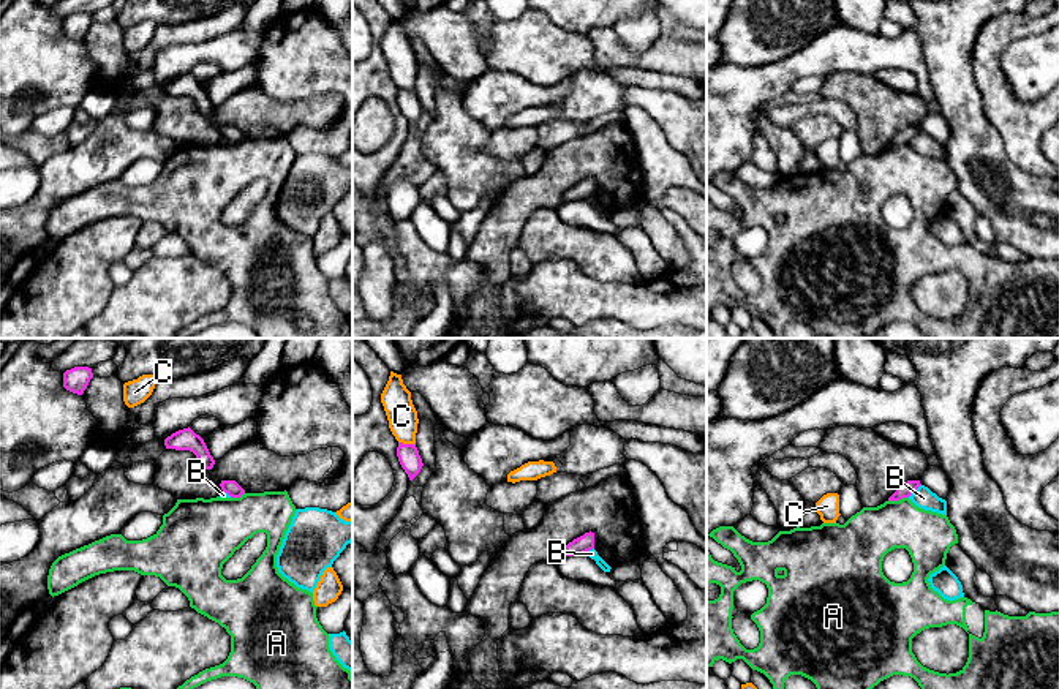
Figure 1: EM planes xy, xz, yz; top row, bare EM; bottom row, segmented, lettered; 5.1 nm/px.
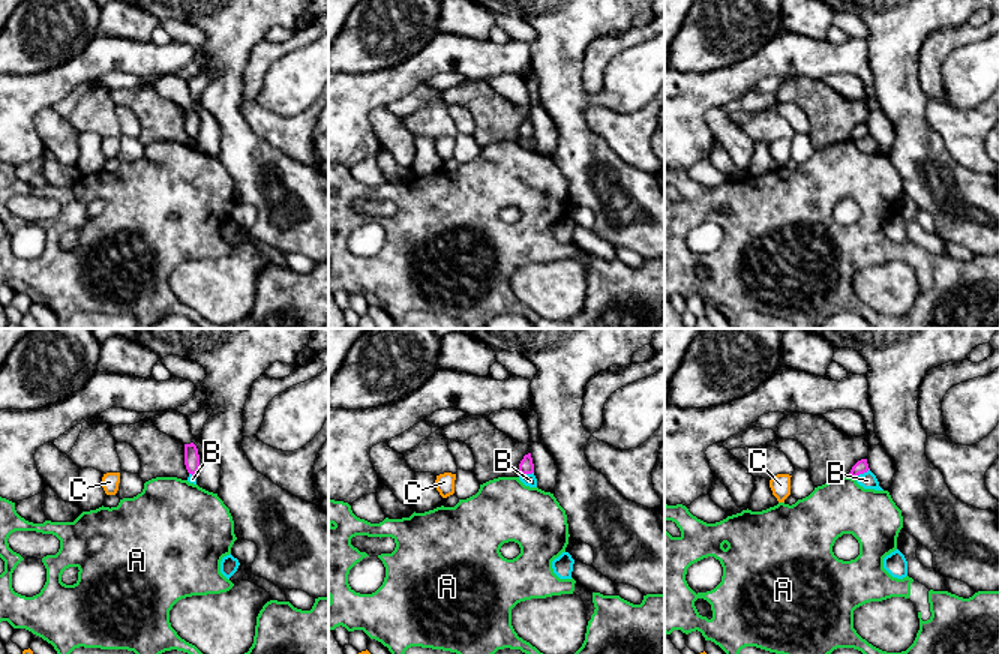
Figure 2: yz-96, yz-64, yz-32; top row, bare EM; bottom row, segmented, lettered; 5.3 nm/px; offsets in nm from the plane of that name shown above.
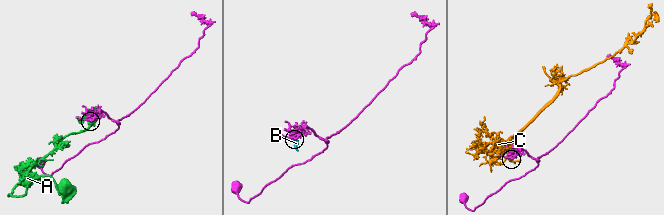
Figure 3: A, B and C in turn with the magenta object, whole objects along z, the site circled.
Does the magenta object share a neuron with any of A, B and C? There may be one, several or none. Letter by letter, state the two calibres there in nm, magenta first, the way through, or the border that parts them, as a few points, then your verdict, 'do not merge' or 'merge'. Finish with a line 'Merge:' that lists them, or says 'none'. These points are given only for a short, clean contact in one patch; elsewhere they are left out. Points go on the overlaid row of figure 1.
A: calibres 70 and 260 nm; do not merge
B: calibres 70 and 110 nm; do not merge
C: calibres 110 and 150 nm; do not merge
Merge: none

